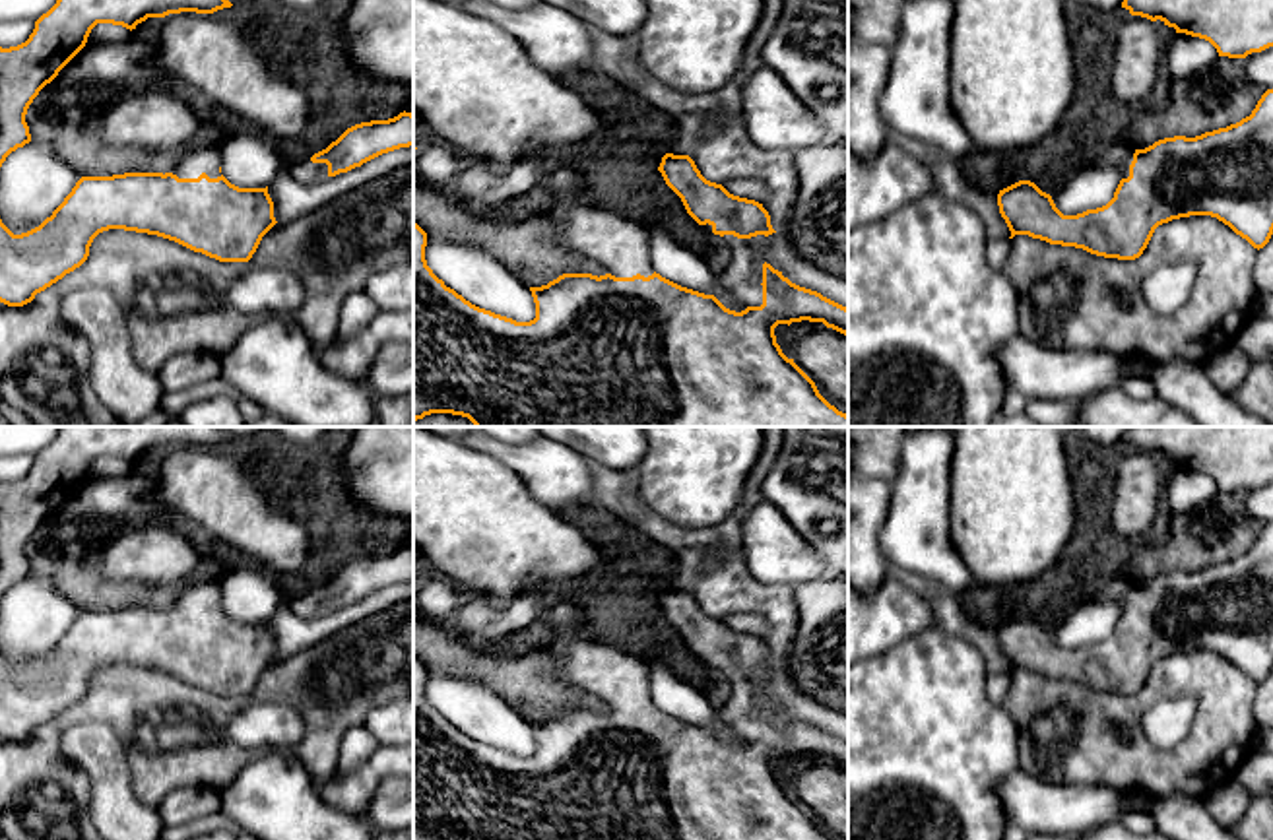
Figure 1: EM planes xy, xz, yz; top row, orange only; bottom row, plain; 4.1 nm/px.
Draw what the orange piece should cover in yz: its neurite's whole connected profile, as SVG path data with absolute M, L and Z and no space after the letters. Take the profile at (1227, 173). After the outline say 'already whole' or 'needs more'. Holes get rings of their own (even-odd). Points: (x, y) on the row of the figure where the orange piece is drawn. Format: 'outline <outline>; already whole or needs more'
outline M1273 89L1250 116L1226 128L1164 138L1145 149L1116 140L1093 169L1108 167L1122 171L1114 198L1077 215L1063 215L1030 180L999 190L1009 239L1028 235L1104 258L1135 260L1159 225L1211 215L1259 250L1273 235Z; needs more

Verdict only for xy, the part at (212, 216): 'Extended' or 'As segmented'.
Extended

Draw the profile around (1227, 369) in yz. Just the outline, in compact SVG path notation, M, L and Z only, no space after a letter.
M1232 341L1207 361L1205 372L1223 394L1232 394L1244 382L1252 365L1254 361Z

